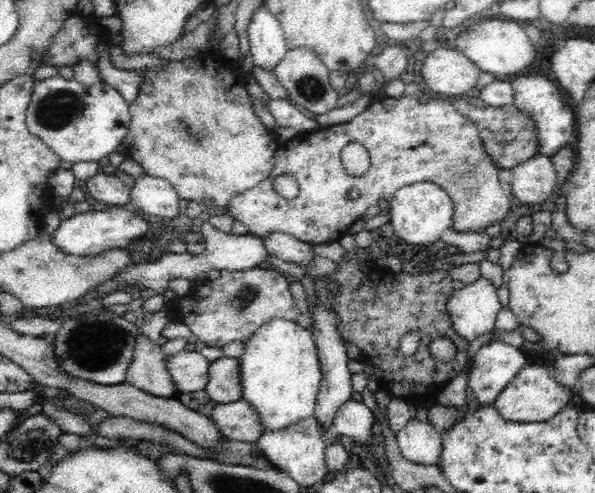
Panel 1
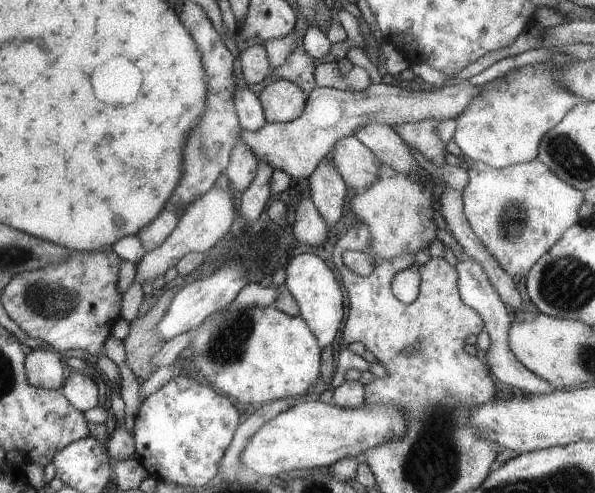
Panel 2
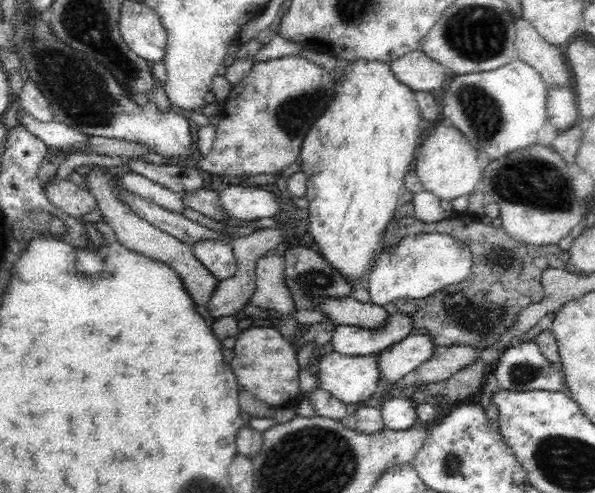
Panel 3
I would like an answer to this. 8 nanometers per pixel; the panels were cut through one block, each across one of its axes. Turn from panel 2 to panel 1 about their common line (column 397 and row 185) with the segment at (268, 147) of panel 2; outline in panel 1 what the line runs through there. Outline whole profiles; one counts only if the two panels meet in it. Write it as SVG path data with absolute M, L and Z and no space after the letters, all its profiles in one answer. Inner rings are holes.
M100 171L88 178L86 186L90 201L97 200L112 205L121 205L130 201L129 190L116 175Z

